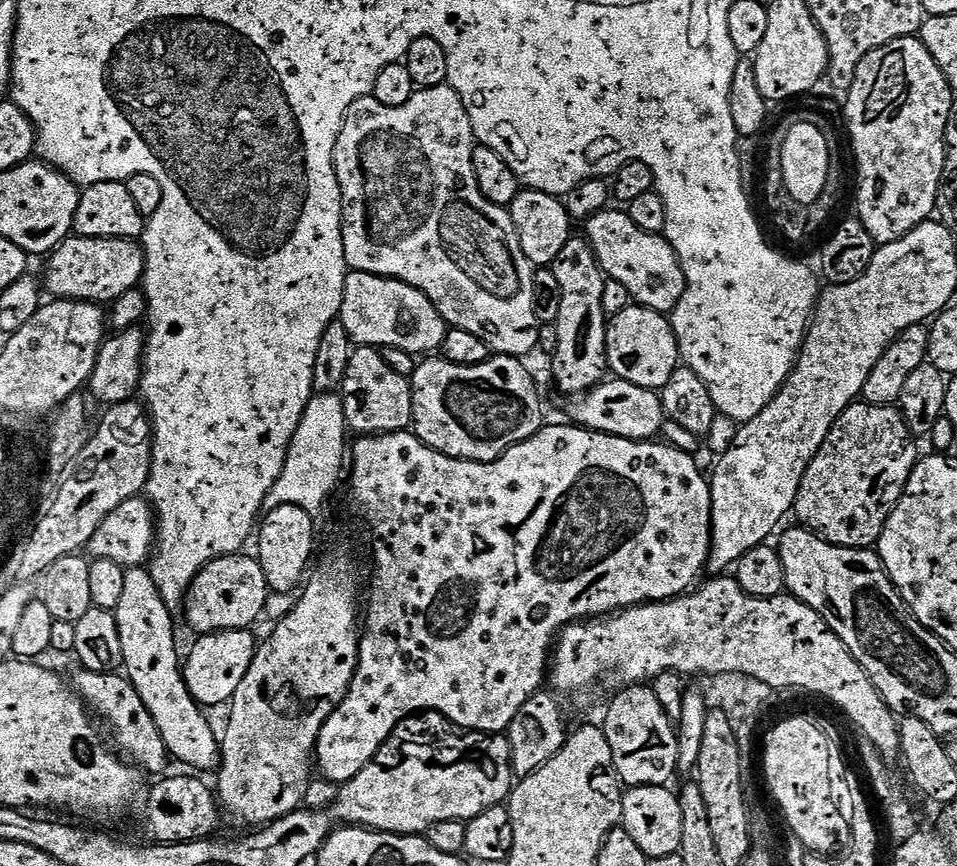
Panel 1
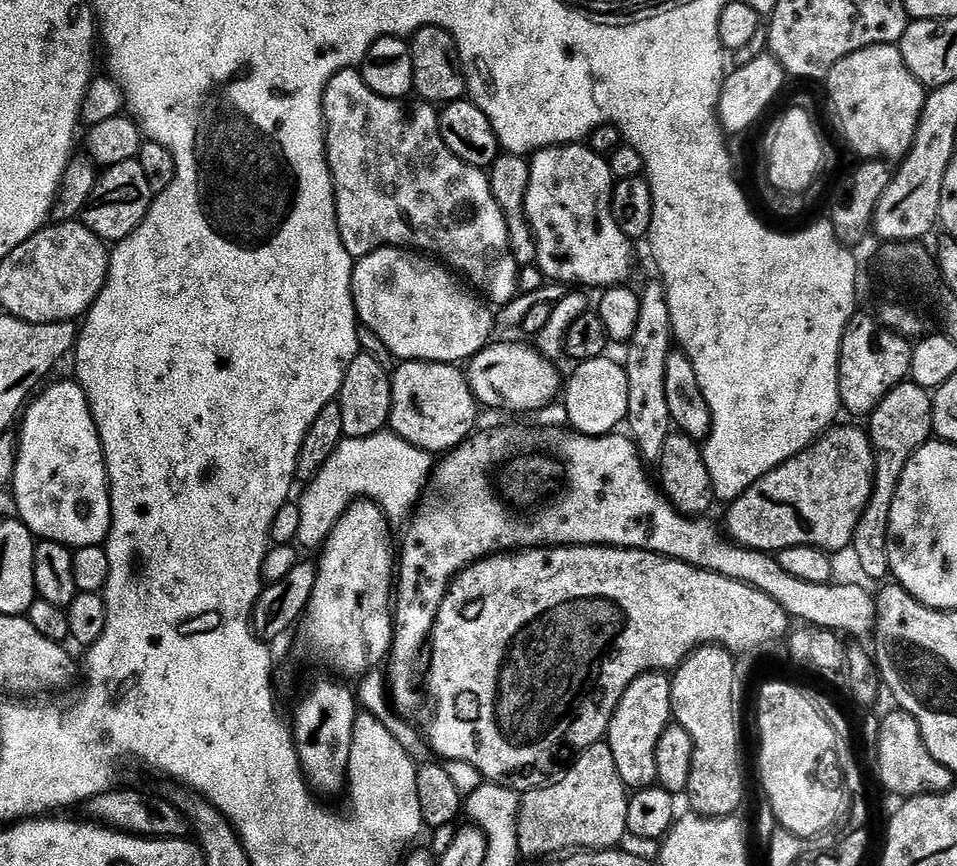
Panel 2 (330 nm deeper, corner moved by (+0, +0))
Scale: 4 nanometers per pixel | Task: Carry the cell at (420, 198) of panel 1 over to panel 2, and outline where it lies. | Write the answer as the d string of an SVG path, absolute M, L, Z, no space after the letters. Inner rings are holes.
M356 68L342 70L328 83L328 88L324 92L324 126L328 145L328 168L332 172L332 185L336 191L336 221L338 222L338 234L342 238L342 246L346 246L346 250L353 258L370 255L371 252L378 251L385 246L419 250L421 253L431 254L442 261L449 269L462 275L471 285L478 284L480 289L487 292L489 296L487 296L487 299L491 305L498 308L504 307L519 295L522 266L513 254L508 220L490 190L488 172L483 168L475 168L466 162L462 162L462 158L458 158L450 150L450 146L446 146L446 142L442 142L440 114L433 105L427 102L420 102L417 105L417 108L412 108L407 112L401 101L387 100L378 94L374 94L374 90L370 90L366 86L363 75Z

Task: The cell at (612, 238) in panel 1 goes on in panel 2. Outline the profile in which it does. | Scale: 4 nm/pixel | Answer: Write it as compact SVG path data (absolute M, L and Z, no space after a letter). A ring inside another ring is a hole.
M587 143L579 144L562 144L558 148L543 148L542 151L535 153L530 160L530 186L526 190L526 218L528 225L532 228L532 235L536 237L536 264L541 272L549 281L559 282L564 286L569 284L589 284L595 290L603 290L605 288L615 288L623 285L632 276L632 248L633 241L628 239L626 234L622 234L622 230L618 230L618 222L614 222L614 214L612 213L612 190L614 181L612 171L605 157L593 149L589 148Z

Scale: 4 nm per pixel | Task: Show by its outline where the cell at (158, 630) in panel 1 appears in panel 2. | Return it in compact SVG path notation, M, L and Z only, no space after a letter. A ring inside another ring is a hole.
M75 379L51 384L27 405L22 416L22 428L18 431L16 445L16 465L10 485L10 496L16 499L15 515L40 540L65 544L73 550L101 546L107 541L112 525L112 496L108 492L108 468L104 464L98 426L92 417L86 394Z

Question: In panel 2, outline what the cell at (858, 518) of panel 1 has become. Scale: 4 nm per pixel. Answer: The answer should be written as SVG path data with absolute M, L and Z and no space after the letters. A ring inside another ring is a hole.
M833 427L811 448L766 474L727 505L726 532L741 548L779 554L790 546L814 546L833 554L851 545L854 530L872 497L876 452L867 431Z

